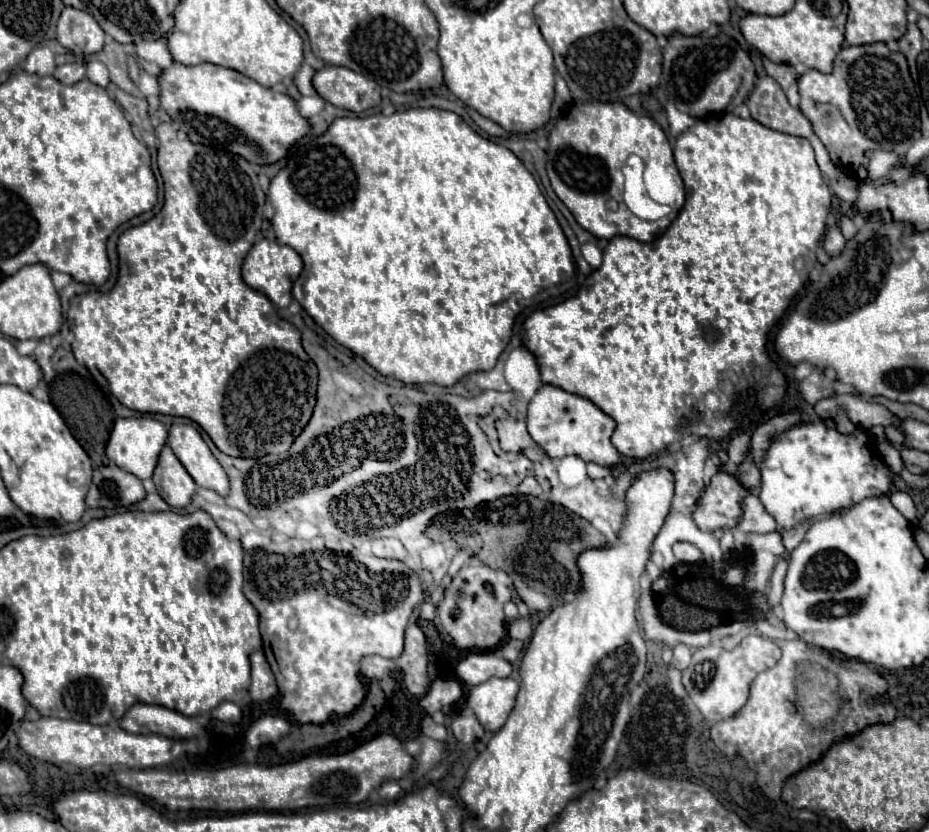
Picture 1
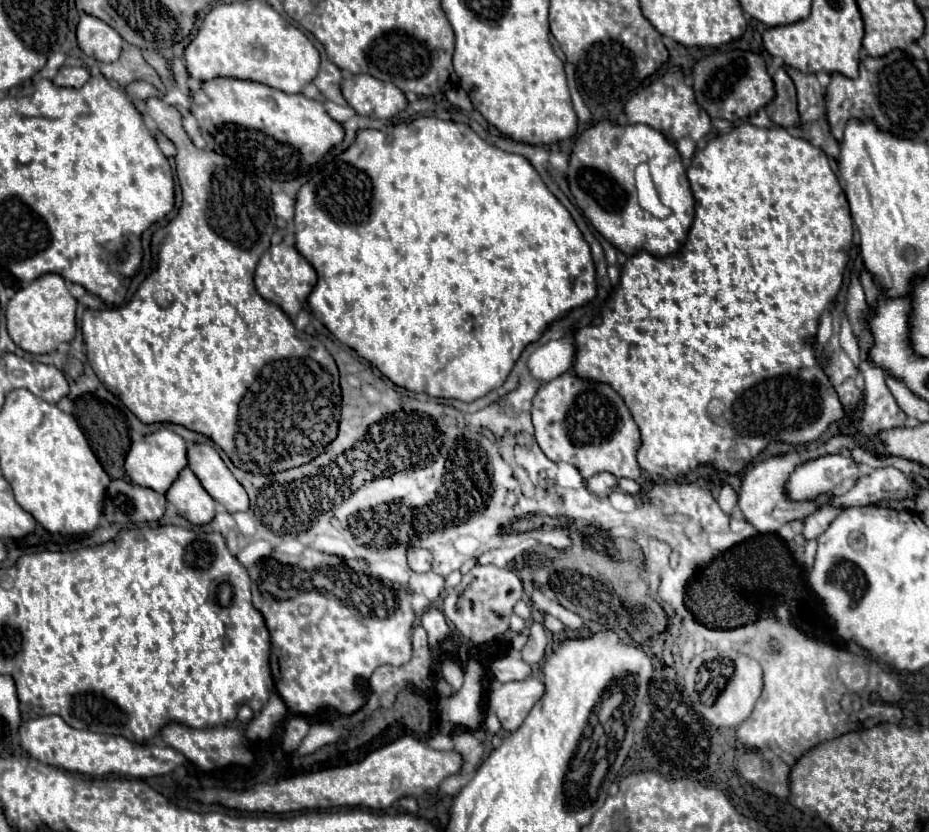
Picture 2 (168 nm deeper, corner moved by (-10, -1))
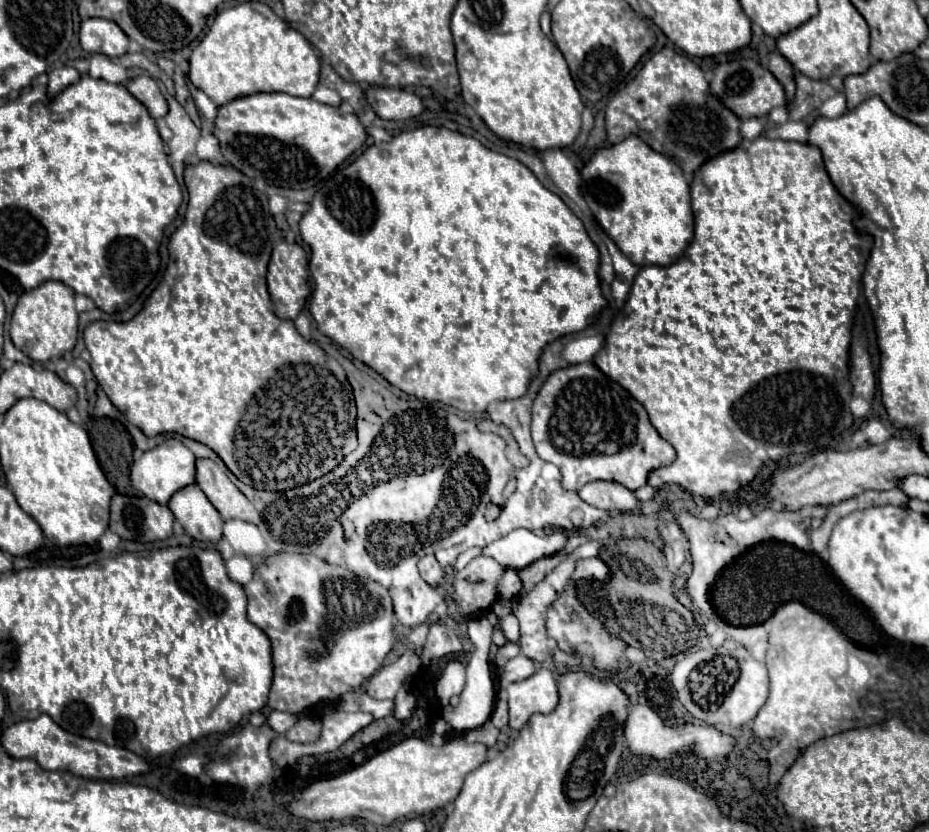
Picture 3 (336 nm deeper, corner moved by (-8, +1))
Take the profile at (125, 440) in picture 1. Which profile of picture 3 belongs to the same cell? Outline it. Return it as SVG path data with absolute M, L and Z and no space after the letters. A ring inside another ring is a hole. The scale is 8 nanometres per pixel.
M167 439L159 447L151 449L151 453L143 453L143 457L135 461L135 465L131 467L131 483L147 499L157 501L159 505L167 505L173 493L195 483L195 461L197 457L181 441Z

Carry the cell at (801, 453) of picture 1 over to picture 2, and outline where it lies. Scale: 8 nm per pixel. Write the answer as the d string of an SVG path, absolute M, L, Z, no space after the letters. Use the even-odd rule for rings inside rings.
M829 453L817 459L809 459L801 463L787 479L785 483L785 493L791 501L815 501L821 495L827 495L829 491L833 493L837 487L841 487L845 481L855 481L859 479L859 463L853 461L851 455L843 453Z

